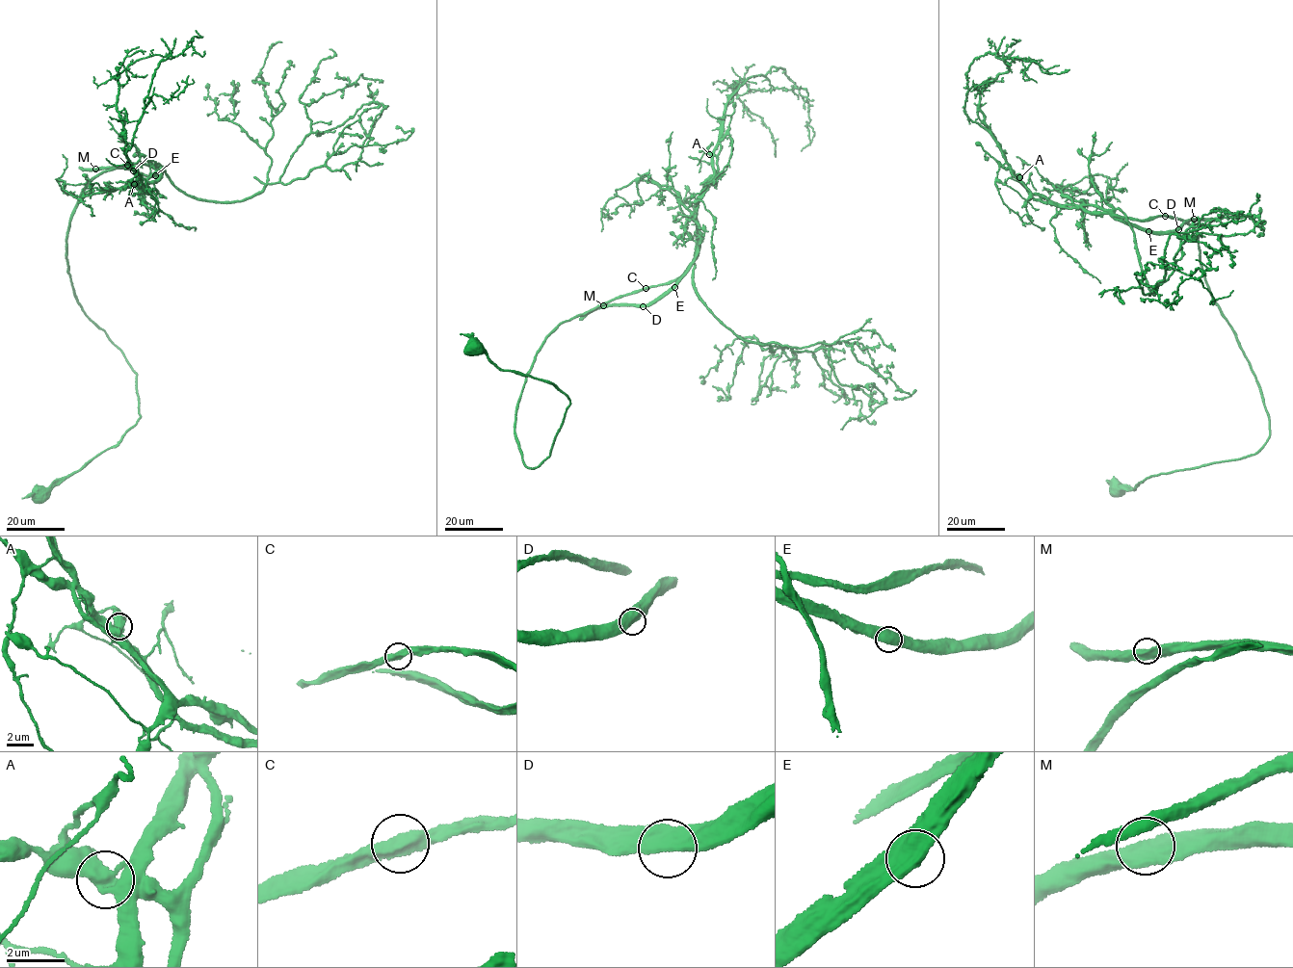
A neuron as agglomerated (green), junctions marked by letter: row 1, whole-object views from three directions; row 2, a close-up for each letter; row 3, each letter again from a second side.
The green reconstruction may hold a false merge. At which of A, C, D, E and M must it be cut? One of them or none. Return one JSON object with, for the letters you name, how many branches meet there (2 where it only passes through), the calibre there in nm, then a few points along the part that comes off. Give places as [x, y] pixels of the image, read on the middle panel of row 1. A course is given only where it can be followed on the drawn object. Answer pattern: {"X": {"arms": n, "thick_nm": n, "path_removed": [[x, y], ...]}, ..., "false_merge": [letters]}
{"A": {"arms": 2, "thick_nm": 500, "path_removed": [[710, 153], [716, 172], [698, 196], [699, 250], [688, 271], [647, 303], [608, 303], [579, 320]]}, "false_merge": ["A"]}

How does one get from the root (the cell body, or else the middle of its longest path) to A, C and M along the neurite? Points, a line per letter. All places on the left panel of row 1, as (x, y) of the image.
A: (44, 493), (141, 416), (65, 255), (85, 186), (162, 169), (134, 184)
C: (44, 493), (114, 447), (141, 416), (137, 375), (85, 314), (65, 255), (83, 189), (127, 165)
M: (44, 493), (141, 416), (137, 375), (78, 301), (65, 244), (91, 181), (129, 164), (161, 171), (95, 169)

